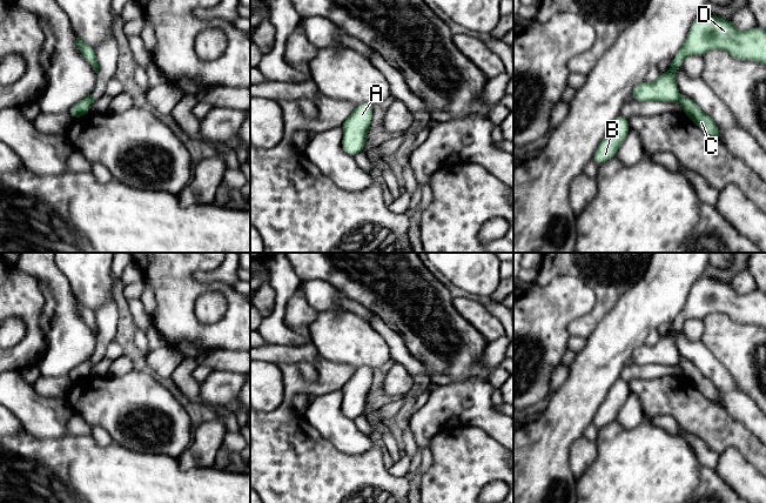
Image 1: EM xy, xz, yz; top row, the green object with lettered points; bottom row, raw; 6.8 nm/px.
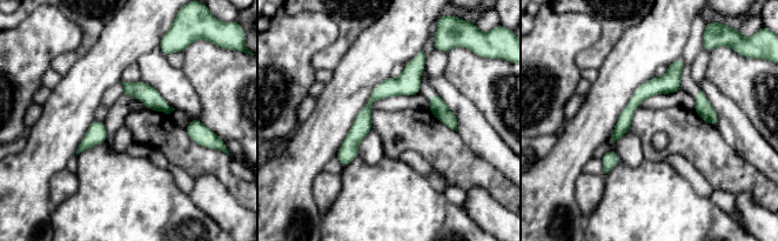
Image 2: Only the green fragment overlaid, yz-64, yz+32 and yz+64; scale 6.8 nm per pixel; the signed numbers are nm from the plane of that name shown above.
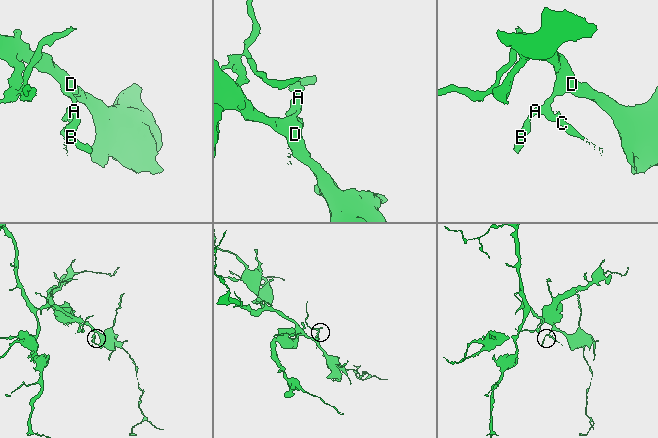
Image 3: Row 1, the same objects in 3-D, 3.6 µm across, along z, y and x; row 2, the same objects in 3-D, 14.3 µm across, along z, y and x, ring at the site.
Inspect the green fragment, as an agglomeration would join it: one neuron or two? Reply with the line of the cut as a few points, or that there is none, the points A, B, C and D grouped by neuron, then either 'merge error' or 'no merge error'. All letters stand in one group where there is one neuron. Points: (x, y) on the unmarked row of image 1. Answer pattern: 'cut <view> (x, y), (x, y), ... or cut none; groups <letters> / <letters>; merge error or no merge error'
cut yz (680, 361), (679, 364); groups A B D / C; merge error

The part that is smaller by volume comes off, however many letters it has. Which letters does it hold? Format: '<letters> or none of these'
C

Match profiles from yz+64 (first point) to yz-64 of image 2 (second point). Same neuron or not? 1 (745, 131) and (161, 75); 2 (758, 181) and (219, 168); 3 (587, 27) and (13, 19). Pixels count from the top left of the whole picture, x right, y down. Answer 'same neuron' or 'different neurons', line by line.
1: same neuron
2: same neuron
3: different neurons

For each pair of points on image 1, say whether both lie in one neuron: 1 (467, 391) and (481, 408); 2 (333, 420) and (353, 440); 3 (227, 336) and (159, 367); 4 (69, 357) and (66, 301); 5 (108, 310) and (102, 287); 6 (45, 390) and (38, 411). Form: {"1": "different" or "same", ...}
{"1": "same", "2": "same", "3": "different", "4": "same", "5": "different", "6": "different"}

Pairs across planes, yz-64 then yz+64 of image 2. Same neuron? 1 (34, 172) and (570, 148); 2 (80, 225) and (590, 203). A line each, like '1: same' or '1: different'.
1: same
2: different

